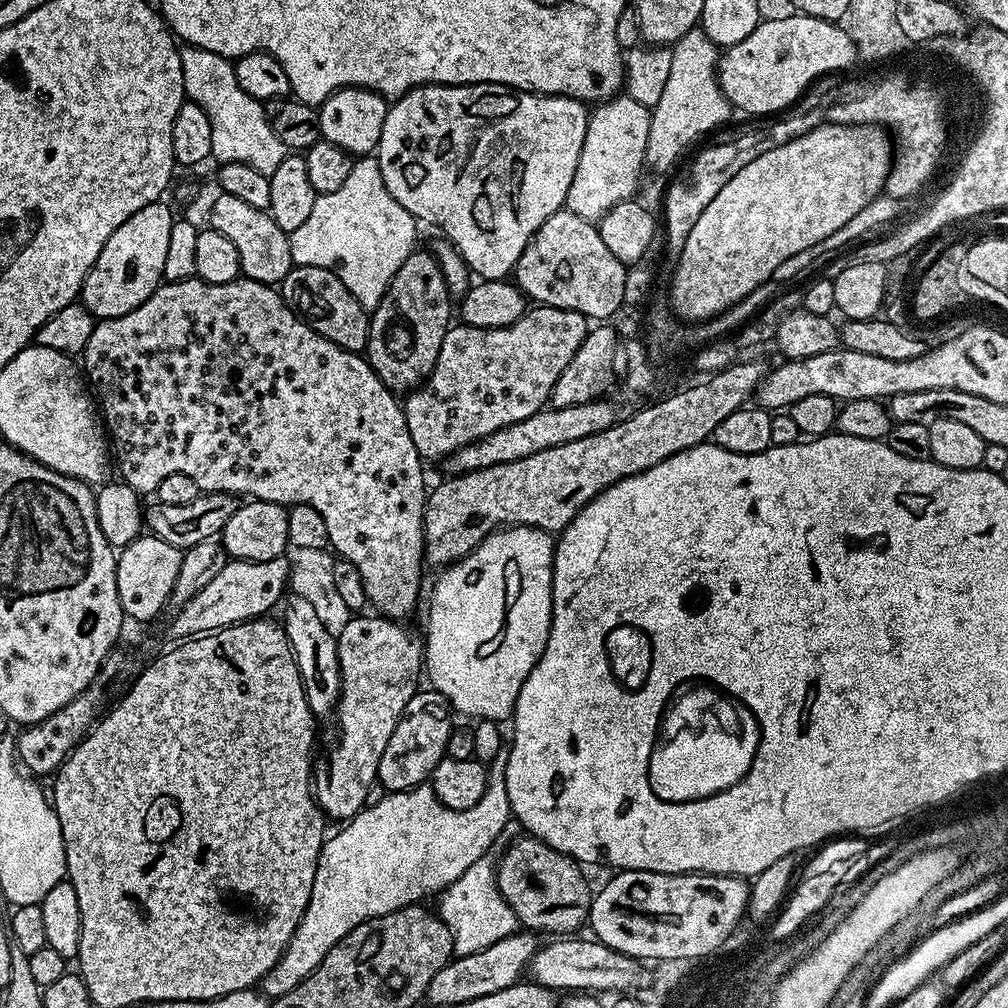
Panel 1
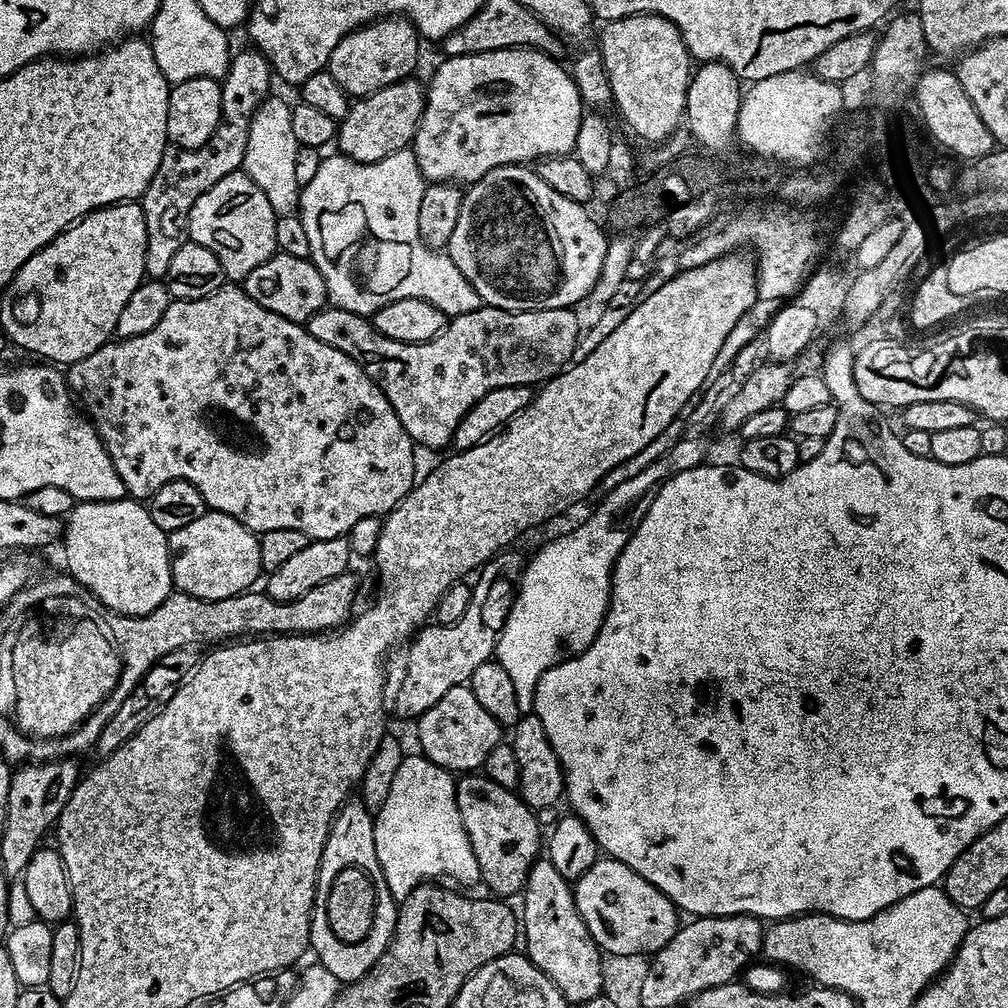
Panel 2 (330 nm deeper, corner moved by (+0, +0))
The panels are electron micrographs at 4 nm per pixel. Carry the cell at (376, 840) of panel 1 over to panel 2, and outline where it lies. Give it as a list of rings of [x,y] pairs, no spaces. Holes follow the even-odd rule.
[[[408,754],[405,755],[404,760],[402,763],[398,766],[398,774],[394,774],[394,783],[390,785],[390,794],[386,797],[386,802],[382,802],[382,806],[380,807],[380,811],[375,813],[374,819],[376,821],[376,825],[374,826],[374,846],[378,850],[378,862],[382,866],[382,874],[386,878],[386,886],[390,890],[390,894],[392,897],[394,897],[397,902],[405,900],[407,896],[415,888],[418,887],[418,885],[431,881],[433,878],[440,878],[436,876],[444,875],[444,876],[449,876],[450,879],[452,880],[457,880],[458,883],[460,884],[477,884],[479,885],[481,883],[481,878],[480,878],[480,867],[478,866],[478,858],[474,858],[474,850],[470,846],[470,838],[466,834],[466,826],[462,826],[462,814],[458,814],[458,802],[456,801],[456,782],[457,782],[457,777],[453,775],[453,773],[449,772],[448,769],[443,768],[442,766],[438,766],[434,762],[430,762],[428,759],[426,759],[423,754]]]

